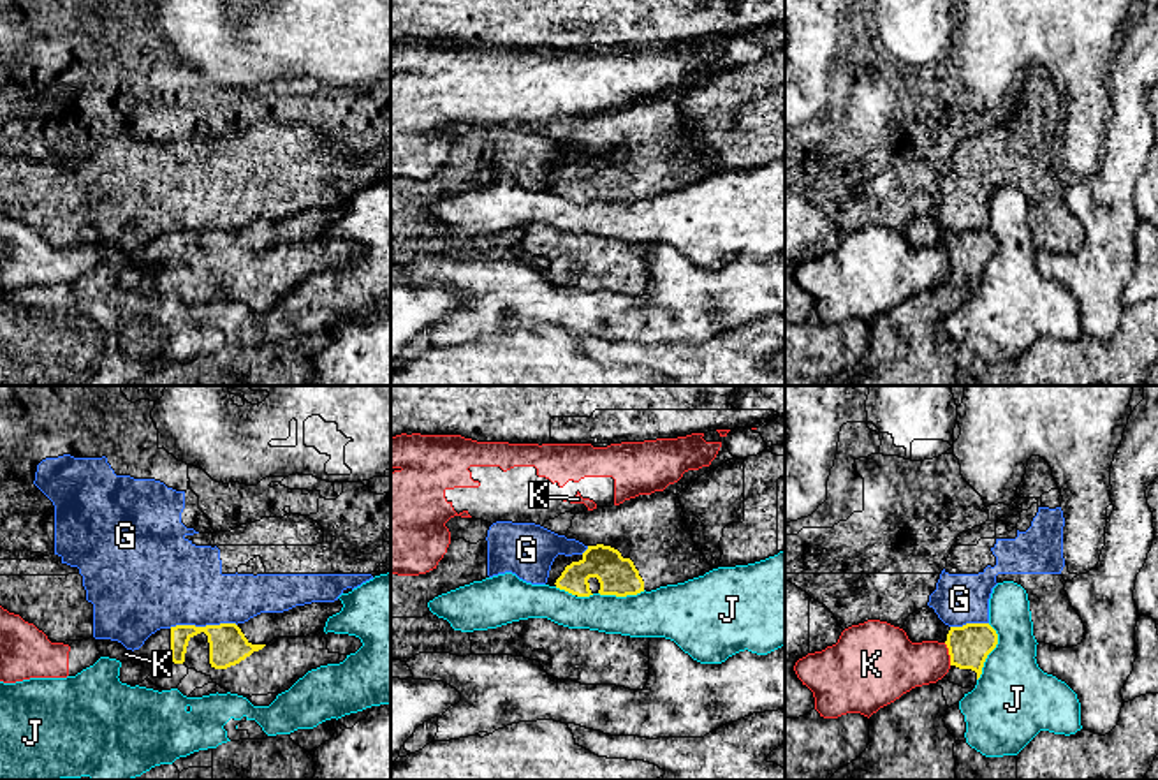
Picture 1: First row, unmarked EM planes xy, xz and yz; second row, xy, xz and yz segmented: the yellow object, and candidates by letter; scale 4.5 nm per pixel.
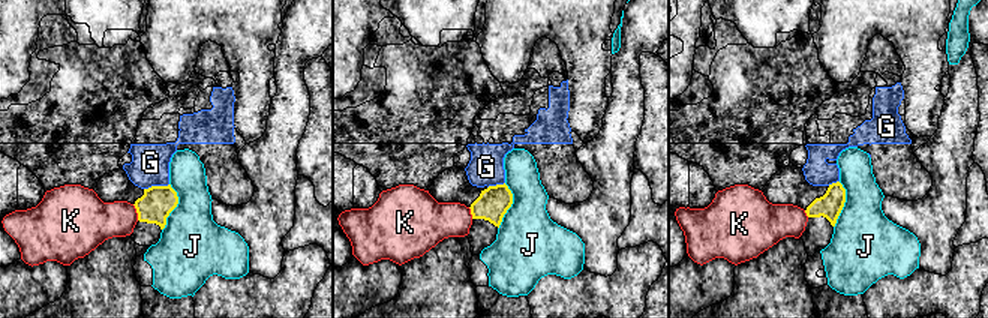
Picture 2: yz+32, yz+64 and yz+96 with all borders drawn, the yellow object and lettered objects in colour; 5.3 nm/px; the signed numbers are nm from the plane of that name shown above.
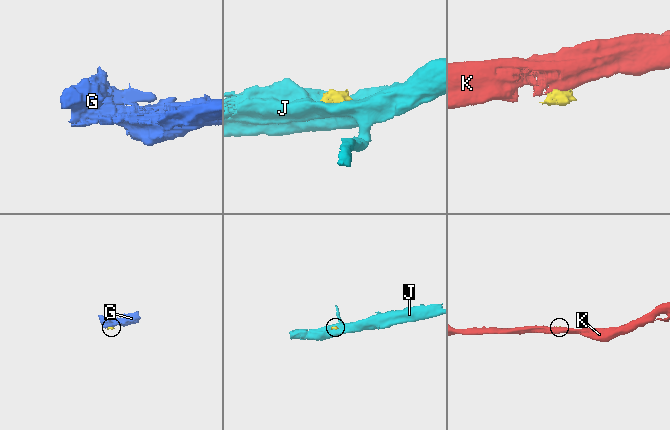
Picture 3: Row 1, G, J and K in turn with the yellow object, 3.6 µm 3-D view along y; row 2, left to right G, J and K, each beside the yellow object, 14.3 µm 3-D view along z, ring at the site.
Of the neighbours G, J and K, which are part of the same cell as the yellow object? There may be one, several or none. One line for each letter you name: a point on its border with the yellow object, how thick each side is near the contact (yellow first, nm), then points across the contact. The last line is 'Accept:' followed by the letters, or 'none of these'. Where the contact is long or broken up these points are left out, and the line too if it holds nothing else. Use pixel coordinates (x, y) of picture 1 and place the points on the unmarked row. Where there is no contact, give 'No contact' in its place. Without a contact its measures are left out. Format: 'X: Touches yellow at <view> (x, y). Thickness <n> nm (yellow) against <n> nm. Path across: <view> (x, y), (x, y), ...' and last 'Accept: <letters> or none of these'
Accept: none of these

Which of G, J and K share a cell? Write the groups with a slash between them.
G / J / K

